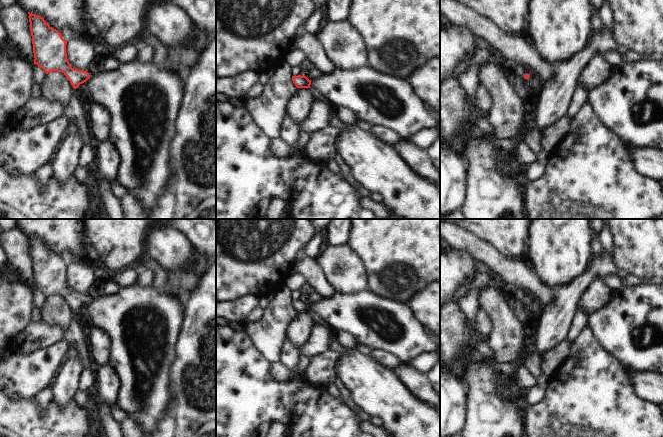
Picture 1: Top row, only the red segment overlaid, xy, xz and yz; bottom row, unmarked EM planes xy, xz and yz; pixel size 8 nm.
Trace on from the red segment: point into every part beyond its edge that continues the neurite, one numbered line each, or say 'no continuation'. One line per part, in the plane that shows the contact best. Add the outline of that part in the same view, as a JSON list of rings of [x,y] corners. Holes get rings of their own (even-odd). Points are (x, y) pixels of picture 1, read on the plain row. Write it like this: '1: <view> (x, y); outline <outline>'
1: xz (382, 324); outline [[[370,290],[354,294],[335,293],[312,303],[310,312],[324,319],[332,330],[351,334],[358,344],[392,353],[400,364],[410,362],[422,352],[436,350],[436,344],[429,340],[424,326],[415,318],[408,304],[381,297]]]

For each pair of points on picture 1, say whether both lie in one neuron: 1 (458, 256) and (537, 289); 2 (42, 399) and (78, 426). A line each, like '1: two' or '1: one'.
1: two
2: two

